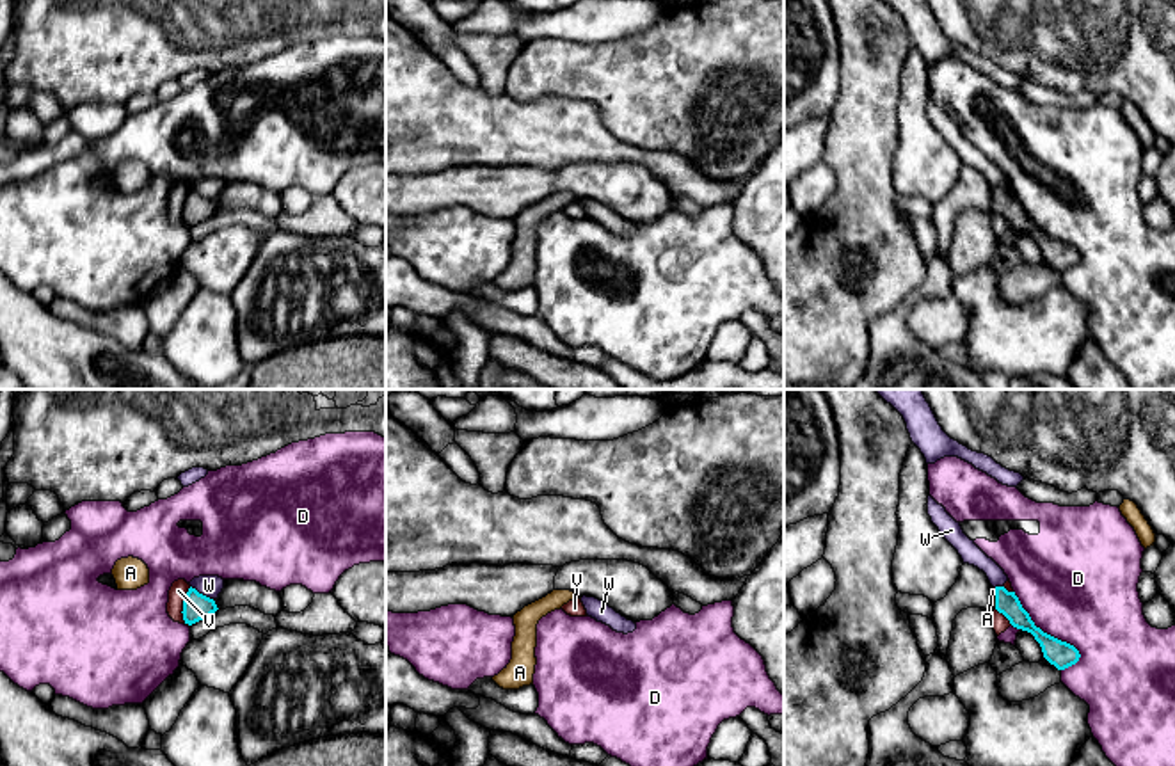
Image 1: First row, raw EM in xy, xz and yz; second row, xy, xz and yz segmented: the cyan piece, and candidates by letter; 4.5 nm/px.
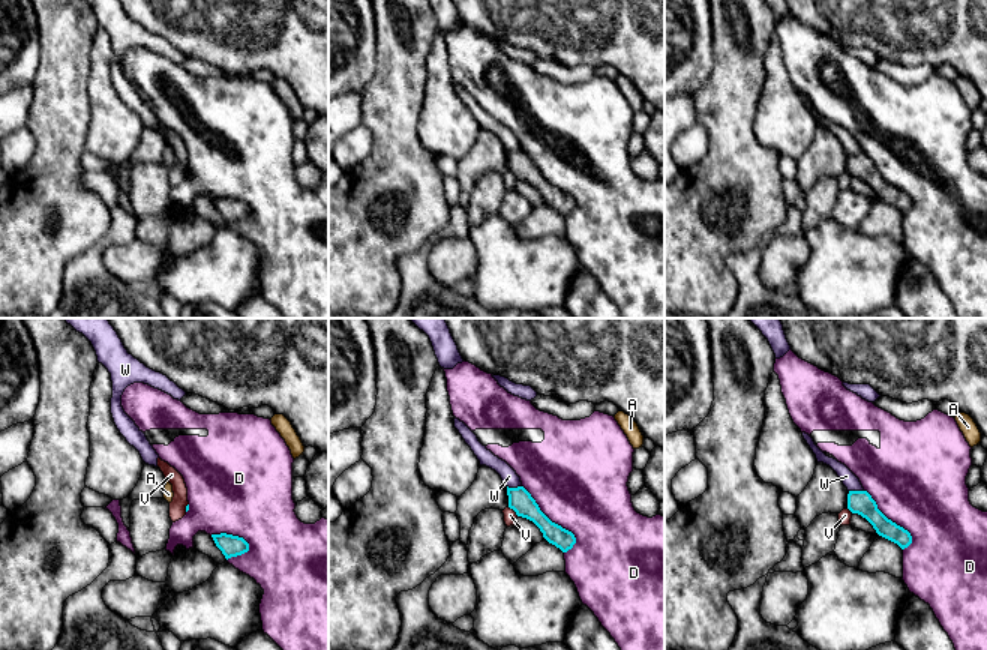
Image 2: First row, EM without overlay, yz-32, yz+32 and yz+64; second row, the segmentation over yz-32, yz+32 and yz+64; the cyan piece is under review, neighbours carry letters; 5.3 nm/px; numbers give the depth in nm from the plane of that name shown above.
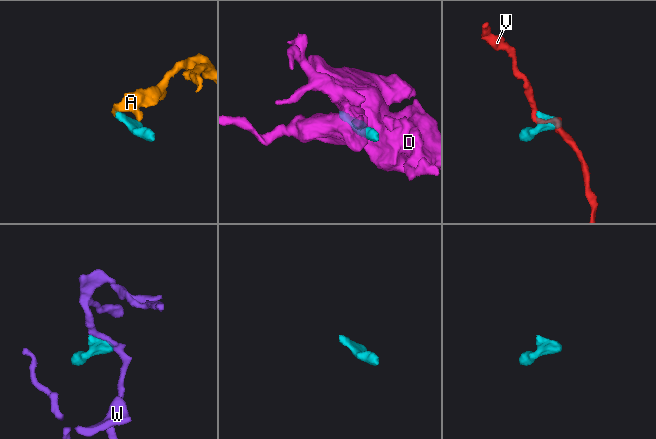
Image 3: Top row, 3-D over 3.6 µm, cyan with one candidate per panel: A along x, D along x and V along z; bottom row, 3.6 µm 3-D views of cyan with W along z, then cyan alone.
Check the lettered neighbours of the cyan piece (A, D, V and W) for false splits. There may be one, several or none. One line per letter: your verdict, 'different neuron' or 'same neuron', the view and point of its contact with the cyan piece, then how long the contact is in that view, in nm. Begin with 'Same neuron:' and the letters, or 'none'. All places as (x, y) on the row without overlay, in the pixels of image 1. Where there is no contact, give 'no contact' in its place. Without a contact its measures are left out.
Same neuron: A
A: same neuron; meets cyan in yz at (996, 199); contact 70 nm long
D: different neuron; meets cyan in yz at (1046, 235); contact 440 nm long
V: different neuron; meets cyan in xy at (183, 208); contact 180 nm long
W: different neuron; meets cyan in xy at (201, 196); contact 120 nm long

